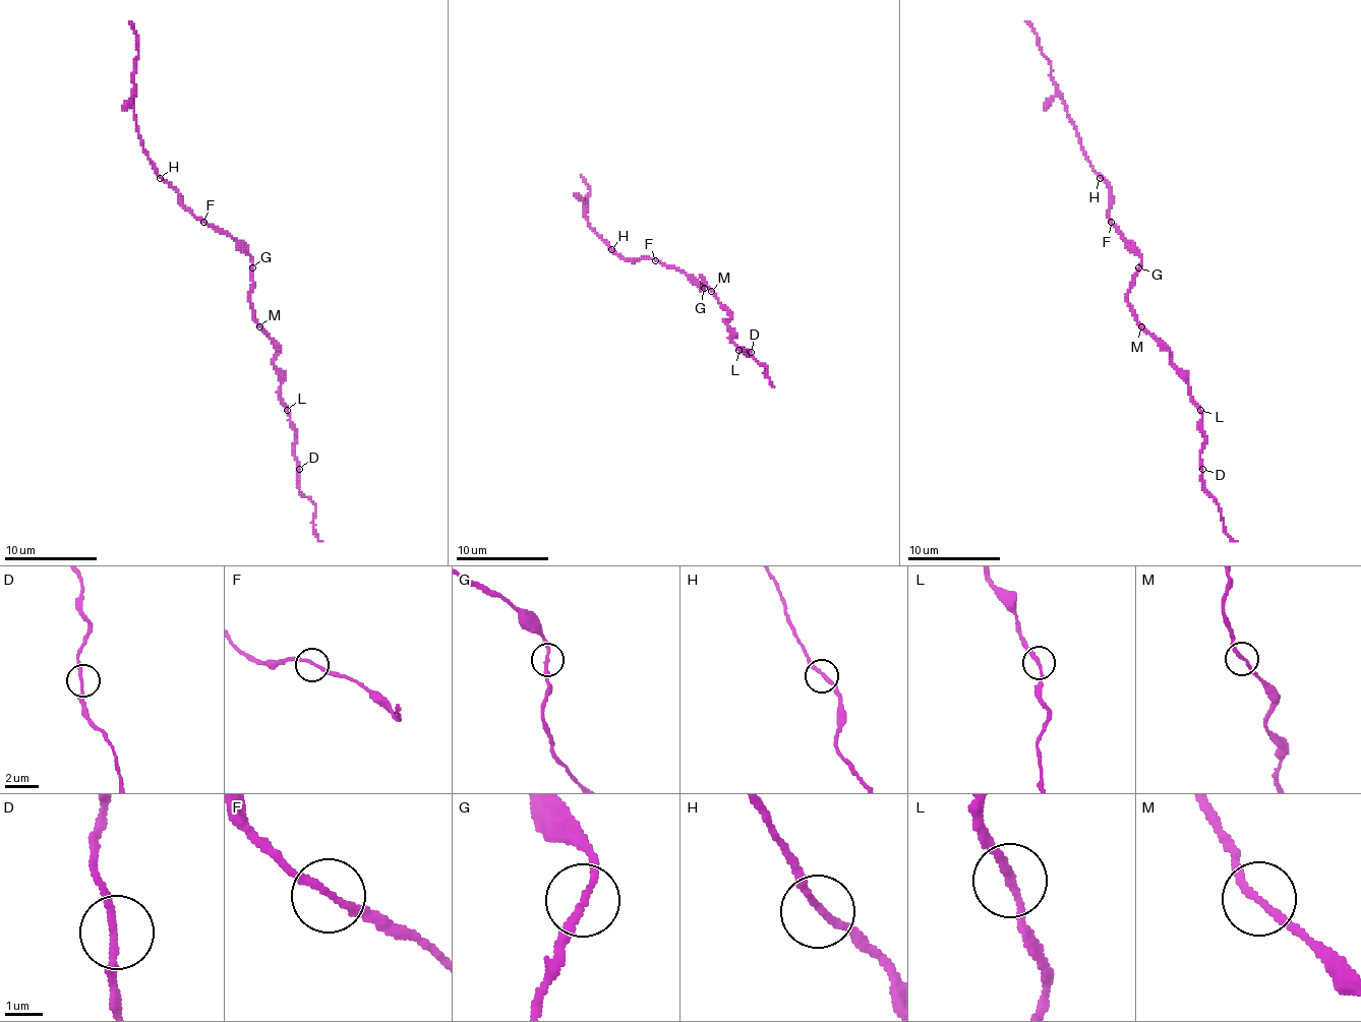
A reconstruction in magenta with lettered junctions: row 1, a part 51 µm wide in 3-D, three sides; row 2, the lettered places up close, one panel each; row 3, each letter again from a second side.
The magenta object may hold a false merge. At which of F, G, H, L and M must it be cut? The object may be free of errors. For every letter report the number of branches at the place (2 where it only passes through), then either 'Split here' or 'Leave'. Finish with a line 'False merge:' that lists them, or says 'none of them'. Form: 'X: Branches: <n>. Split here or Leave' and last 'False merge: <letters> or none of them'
F: Branches: 2. Leave
G: Branches: 2. Leave
H: Branches: 2. Leave
L: Branches: 2. Leave
M: Branches: 2. Leave
False merge: none of them

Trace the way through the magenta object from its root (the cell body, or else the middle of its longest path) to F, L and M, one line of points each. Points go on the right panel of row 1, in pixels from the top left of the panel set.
F: (1137, 271), (1141, 259), (1111, 222)
L: (1137, 271), (1127, 294), (1127, 306), (1132, 315), (1170, 352), (1172, 366), (1188, 384), (1190, 401), (1200, 411)
M: (1137, 271), (1127, 294), (1127, 306), (1141, 326)

